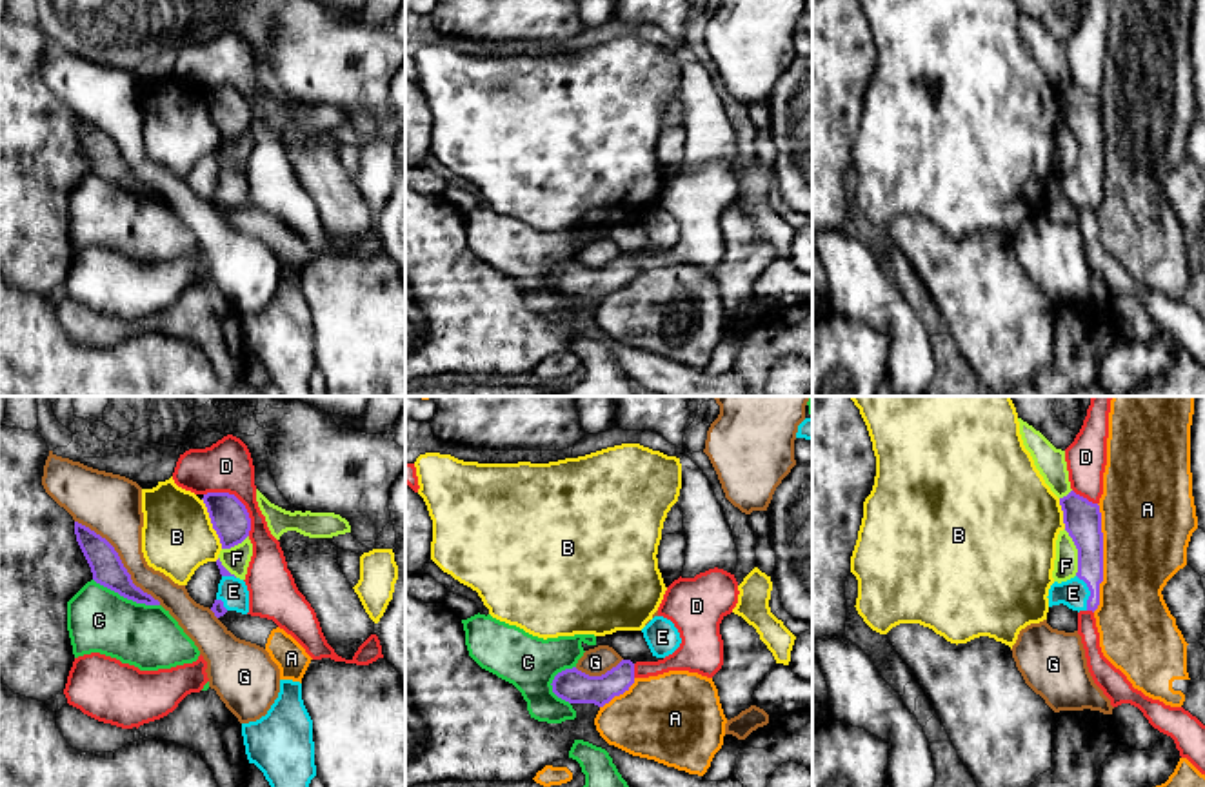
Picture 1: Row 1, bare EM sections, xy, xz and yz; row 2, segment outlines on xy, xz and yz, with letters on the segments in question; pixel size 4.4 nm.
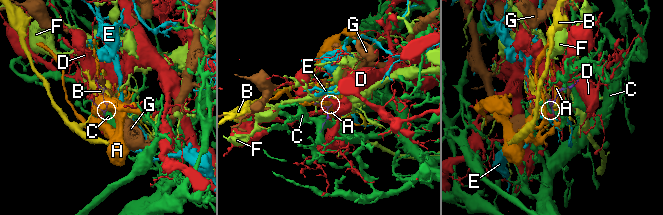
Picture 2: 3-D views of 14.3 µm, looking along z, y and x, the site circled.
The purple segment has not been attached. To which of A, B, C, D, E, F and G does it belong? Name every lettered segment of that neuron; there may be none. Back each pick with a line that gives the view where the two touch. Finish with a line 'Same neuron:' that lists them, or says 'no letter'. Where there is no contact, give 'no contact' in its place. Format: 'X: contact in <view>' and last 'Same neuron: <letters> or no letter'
E: contact in yz
Same neuron: E

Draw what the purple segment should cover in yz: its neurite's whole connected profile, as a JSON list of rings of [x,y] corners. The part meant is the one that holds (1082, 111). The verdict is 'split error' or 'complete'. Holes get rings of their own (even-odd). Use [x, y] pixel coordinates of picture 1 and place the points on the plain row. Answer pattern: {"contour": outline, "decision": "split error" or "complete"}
{"contour": [[[1071,84],[1060,91],[1065,124],[1078,142],[1078,165],[1049,182],[1049,200],[1067,198],[1072,204],[1096,204],[1103,174],[1103,125],[1100,98]]], "decision": "split error"}

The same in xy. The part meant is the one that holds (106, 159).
{"contour": [[[75,115],[75,127],[96,176],[136,196],[160,198],[158,193],[133,176],[118,145],[105,131],[78,115]]], "decision": "complete"}

